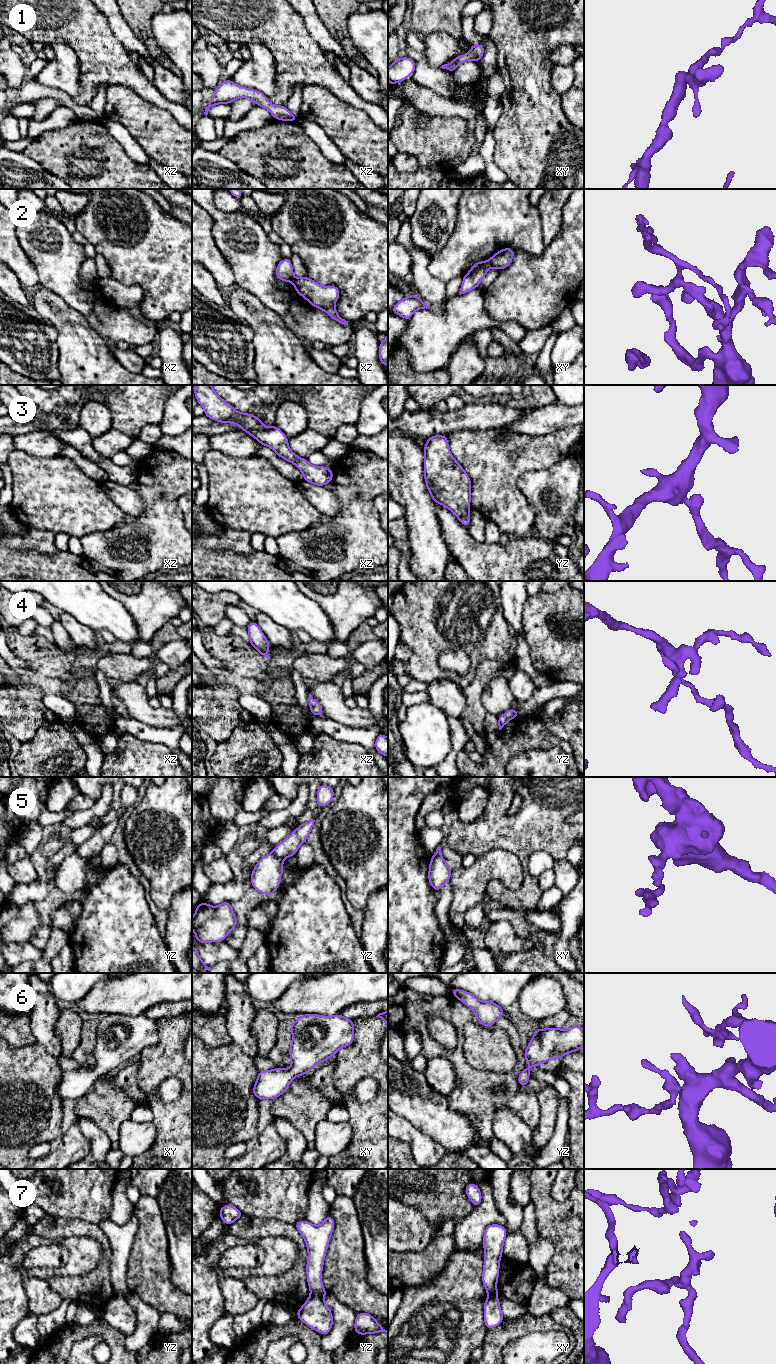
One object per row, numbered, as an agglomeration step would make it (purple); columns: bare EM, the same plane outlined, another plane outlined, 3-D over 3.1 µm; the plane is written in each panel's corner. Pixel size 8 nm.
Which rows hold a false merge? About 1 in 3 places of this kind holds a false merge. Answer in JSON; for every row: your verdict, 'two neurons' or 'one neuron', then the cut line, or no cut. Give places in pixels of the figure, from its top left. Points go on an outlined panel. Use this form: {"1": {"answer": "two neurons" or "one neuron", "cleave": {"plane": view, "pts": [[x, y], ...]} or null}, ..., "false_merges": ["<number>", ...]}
{"1": {"answer": "one neuron", "cleave": null}, "2": {"answer": "two neurons", "cleave": {"plane": "xy", "pts": [[488, 260], [491, 266]]}}, "3": {"answer": "one neuron", "cleave": null}, "4": {"answer": "one neuron", "cleave": null}, "5": {"answer": "two neurons", "cleave": {"plane": "yz", "pts": [[272, 852], [281, 860]]}}, "6": {"answer": "one neuron", "cleave": null}, "7": {"answer": "two neurons", "cleave": {"plane": "yz", "pts": [[311, 1294], [316, 1294], [322, 1298]]}}, "false_merges": ["2", "5", "7"]}

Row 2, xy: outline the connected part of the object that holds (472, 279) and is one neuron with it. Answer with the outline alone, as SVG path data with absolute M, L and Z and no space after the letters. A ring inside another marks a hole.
M489 260L474 263L470 271L463 277L459 295L478 288L480 282L490 268L491 264Z

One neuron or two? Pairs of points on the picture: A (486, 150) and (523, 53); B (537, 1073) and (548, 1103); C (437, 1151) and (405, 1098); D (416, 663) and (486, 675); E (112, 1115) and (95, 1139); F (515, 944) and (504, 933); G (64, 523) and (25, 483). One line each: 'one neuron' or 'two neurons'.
A: two neurons
B: two neurons
C: two neurons
D: two neurons
E: two neurons
F: one neuron
G: one neuron

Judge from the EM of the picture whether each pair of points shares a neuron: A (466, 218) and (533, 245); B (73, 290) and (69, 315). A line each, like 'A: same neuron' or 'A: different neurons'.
A: same neuron
B: different neurons

